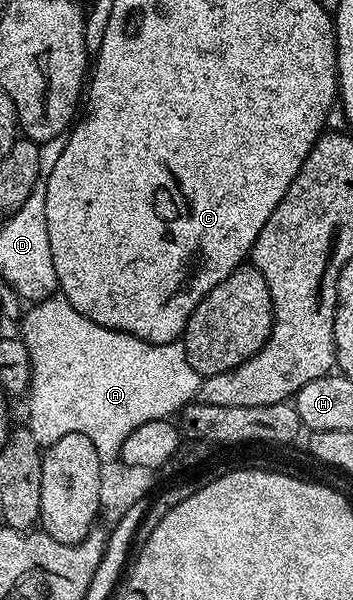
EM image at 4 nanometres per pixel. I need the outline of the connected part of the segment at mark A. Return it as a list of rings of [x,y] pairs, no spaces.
[[[55,293],[48,299],[37,300],[31,307],[34,308],[22,319],[20,338],[30,358],[30,386],[28,388],[30,423],[28,423],[28,429],[32,433],[32,437],[36,437],[39,445],[49,445],[60,441],[60,437],[68,437],[68,433],[84,433],[84,437],[88,437],[88,441],[92,441],[92,445],[96,445],[96,453],[102,460],[117,460],[121,456],[124,441],[128,441],[128,433],[132,433],[132,429],[140,429],[140,425],[148,425],[148,421],[170,419],[177,416],[182,408],[197,396],[200,377],[196,373],[196,369],[192,369],[192,365],[186,356],[186,346],[181,341],[149,343],[146,339],[141,339],[135,335],[129,335],[123,331],[114,331],[104,325],[96,325],[96,321],[76,313],[76,309],[72,309],[72,305],[60,293]]]

